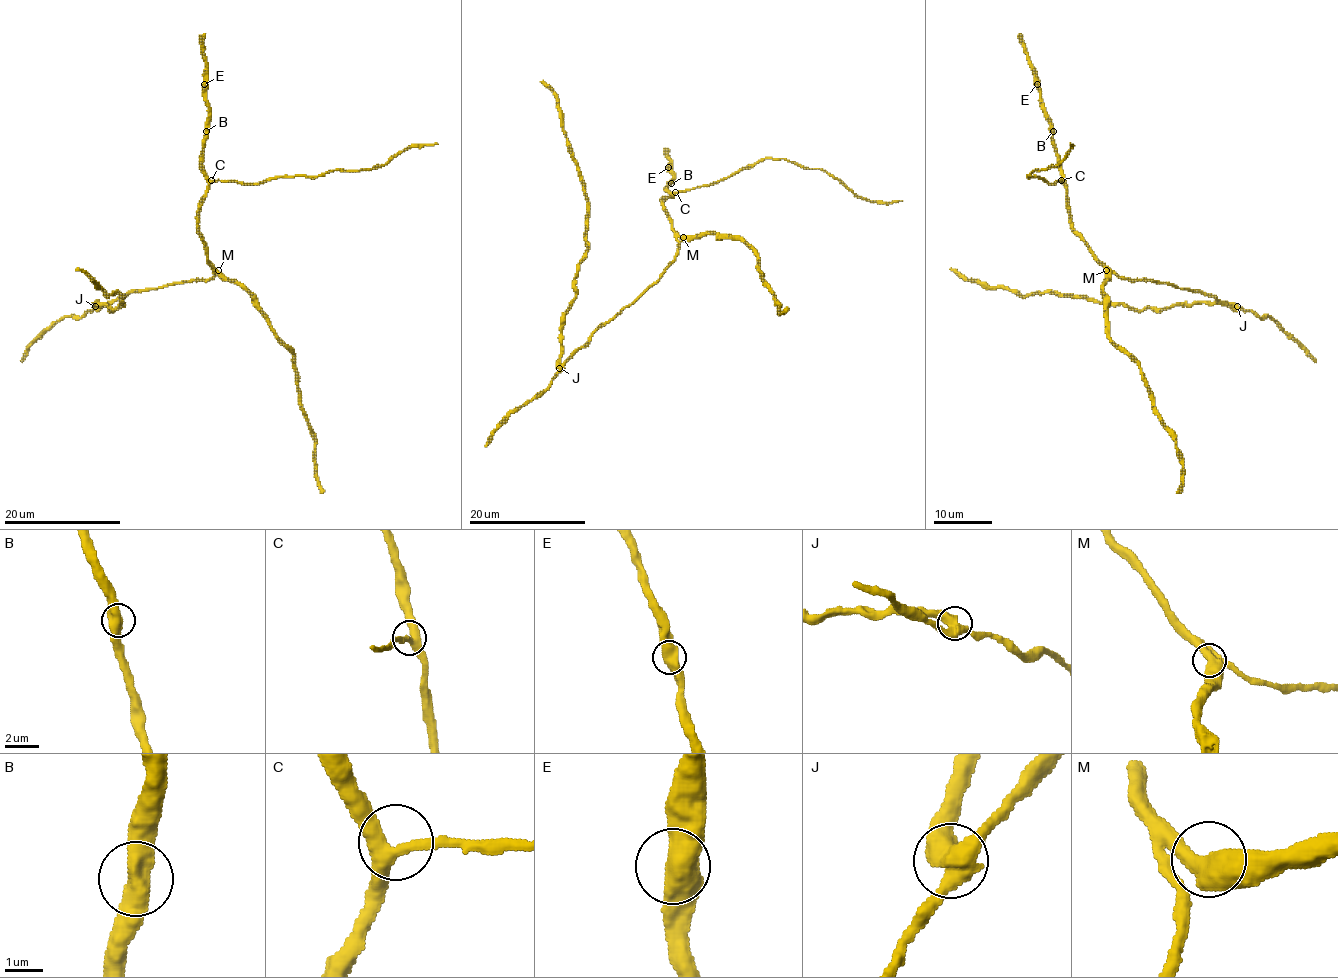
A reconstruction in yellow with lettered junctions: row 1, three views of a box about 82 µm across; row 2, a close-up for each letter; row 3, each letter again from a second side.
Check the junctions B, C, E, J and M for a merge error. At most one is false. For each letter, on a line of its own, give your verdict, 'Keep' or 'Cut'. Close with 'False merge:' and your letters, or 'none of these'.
B: Keep
C: Keep
E: Keep
J: Cut
M: Keep
False merge: J

